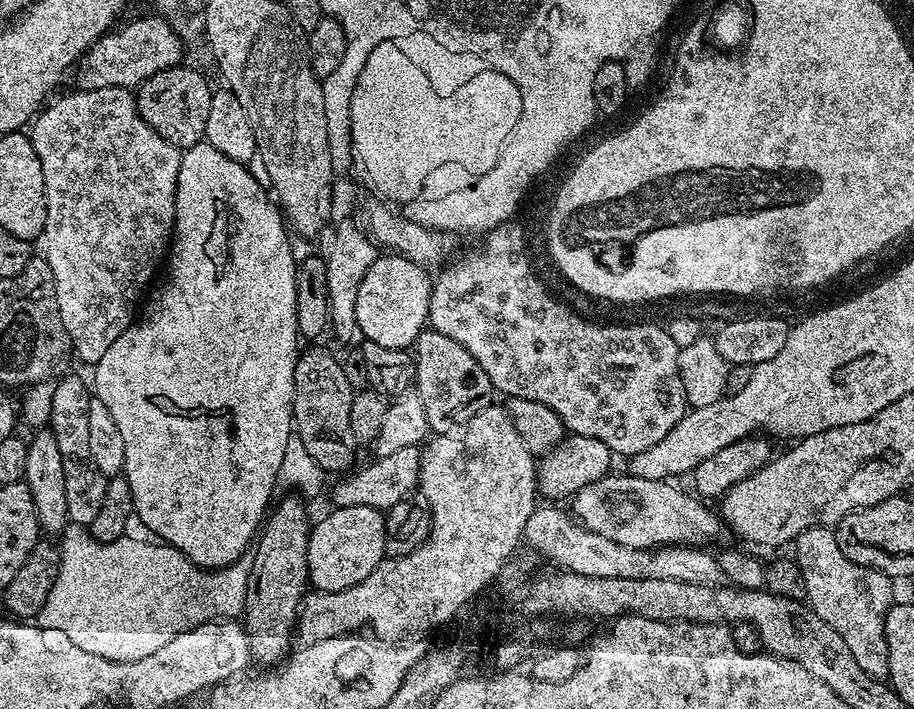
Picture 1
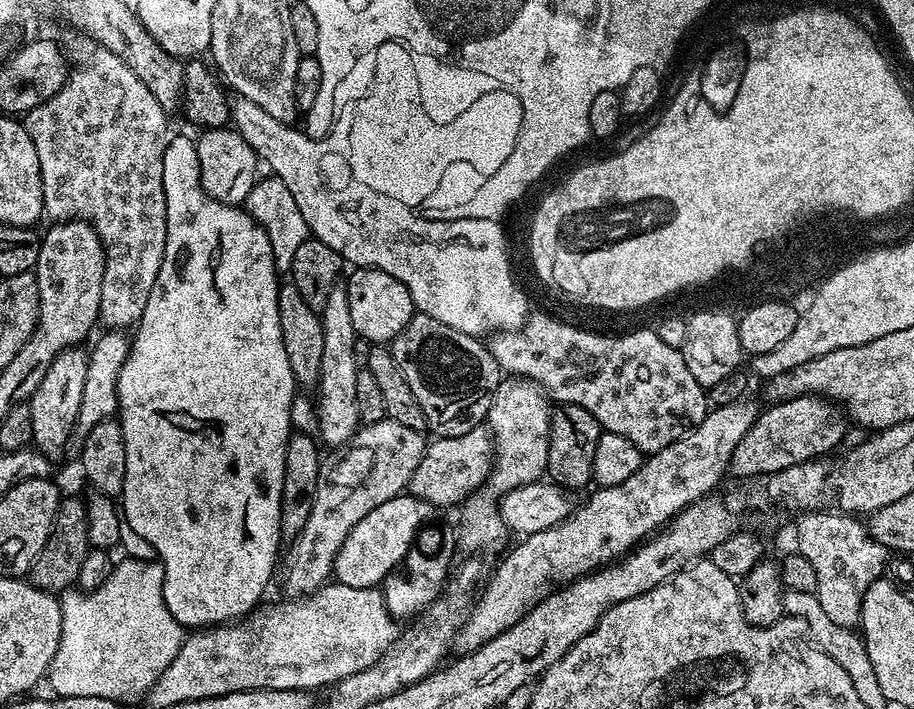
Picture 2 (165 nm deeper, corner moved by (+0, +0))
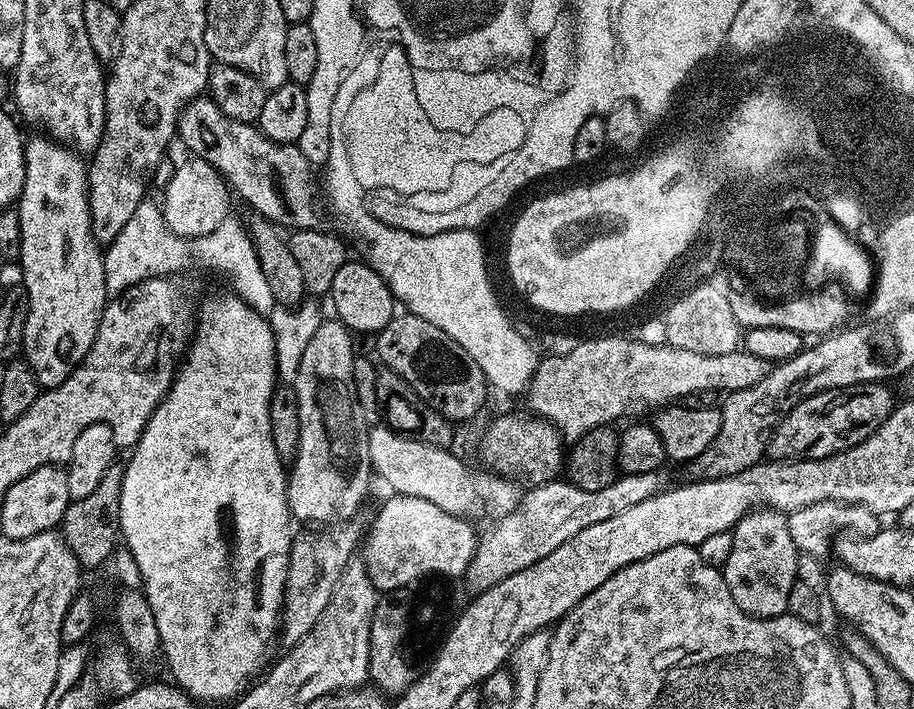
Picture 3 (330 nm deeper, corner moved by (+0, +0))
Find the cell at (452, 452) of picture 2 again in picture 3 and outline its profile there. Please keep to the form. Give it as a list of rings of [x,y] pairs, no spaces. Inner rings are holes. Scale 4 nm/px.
[[[535,414],[527,415],[500,416],[485,430],[480,440],[483,467],[524,486],[549,484],[552,480],[561,479],[566,468],[564,437],[548,420],[542,420]]]

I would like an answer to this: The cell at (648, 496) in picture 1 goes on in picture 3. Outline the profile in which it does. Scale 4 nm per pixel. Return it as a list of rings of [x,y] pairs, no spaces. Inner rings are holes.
[[[387,426],[369,427],[368,429],[368,453],[372,463],[373,473],[377,477],[381,476],[386,483],[392,487],[391,491],[398,496],[413,496],[414,498],[426,498],[426,502],[434,502],[434,506],[439,506],[441,510],[446,510],[448,514],[471,517],[472,511],[481,507],[482,501],[473,473],[468,473],[468,468],[452,453],[448,448],[440,448],[436,444],[427,444],[421,440],[416,440],[412,436],[401,436],[399,432],[393,432]]]

